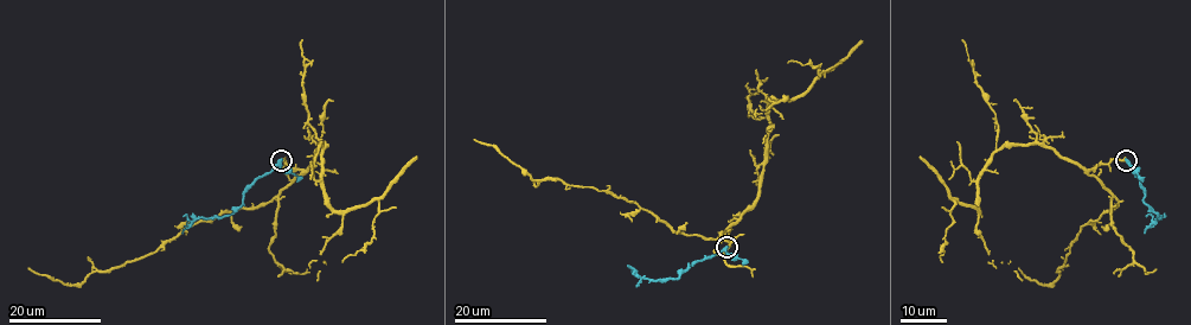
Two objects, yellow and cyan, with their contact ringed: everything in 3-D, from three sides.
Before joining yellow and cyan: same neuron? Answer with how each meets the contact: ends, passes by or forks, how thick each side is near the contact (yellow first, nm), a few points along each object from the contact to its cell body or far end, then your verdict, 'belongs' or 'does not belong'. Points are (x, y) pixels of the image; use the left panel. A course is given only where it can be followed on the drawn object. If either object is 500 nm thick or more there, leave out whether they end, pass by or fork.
calibres 220 and 500 nm; course yellow (282, 160), (301, 172), (270, 201), (197, 221), (148, 255), (93, 271), (81, 284), (64, 285), (29, 267); course cyan (282, 160), (255, 180), (232, 214), (196, 217), (183, 233); does not belong

